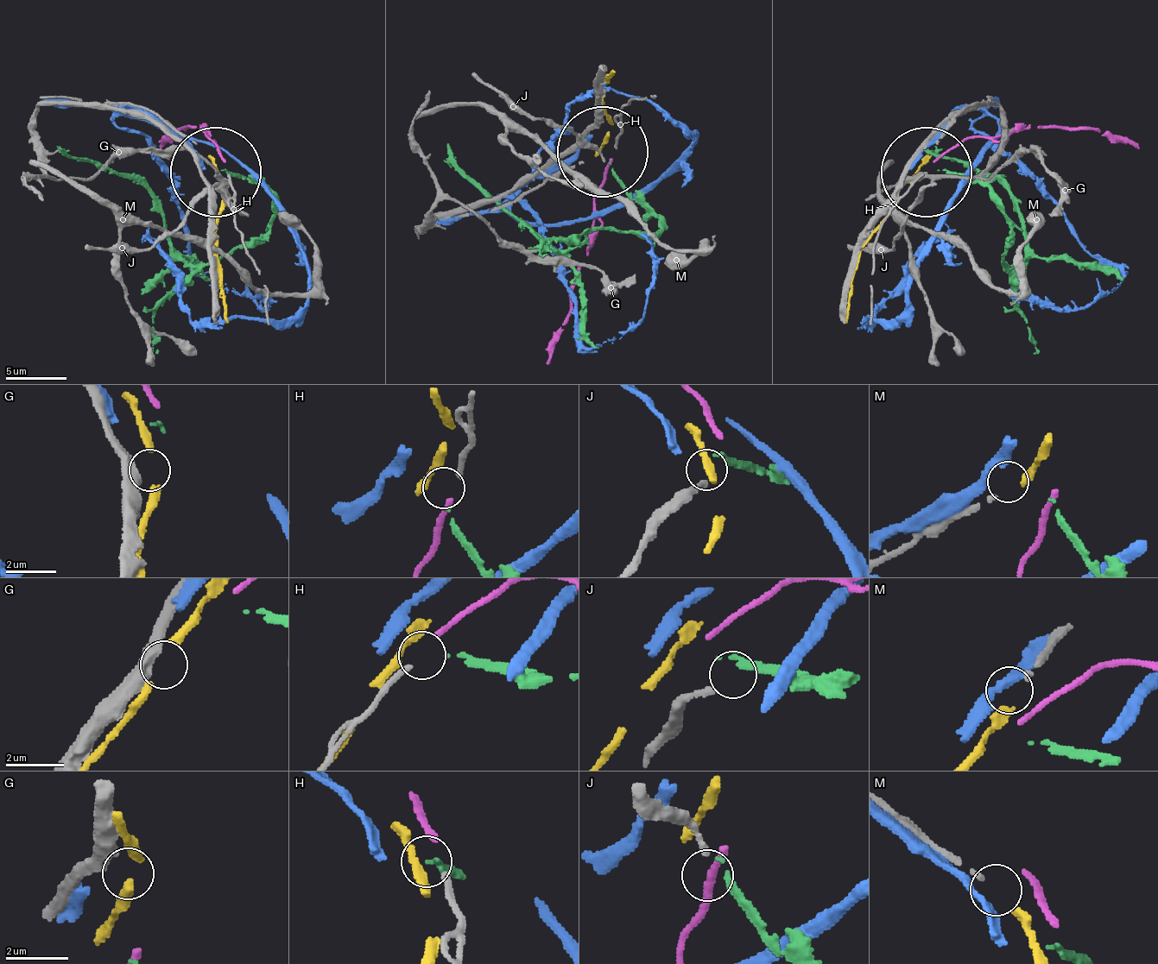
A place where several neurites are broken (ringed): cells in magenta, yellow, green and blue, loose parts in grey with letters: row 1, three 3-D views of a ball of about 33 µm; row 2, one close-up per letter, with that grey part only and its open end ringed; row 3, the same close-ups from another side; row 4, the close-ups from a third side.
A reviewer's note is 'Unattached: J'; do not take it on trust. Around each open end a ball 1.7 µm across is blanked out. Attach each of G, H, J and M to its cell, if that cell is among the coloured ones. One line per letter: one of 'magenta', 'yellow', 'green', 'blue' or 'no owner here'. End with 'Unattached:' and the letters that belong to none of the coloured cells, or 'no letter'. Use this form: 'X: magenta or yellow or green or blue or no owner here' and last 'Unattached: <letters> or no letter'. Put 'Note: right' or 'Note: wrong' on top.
Note: wrong
G: no owner here
H: magenta
J: no owner here
M: yellow
Unattached: G, J

